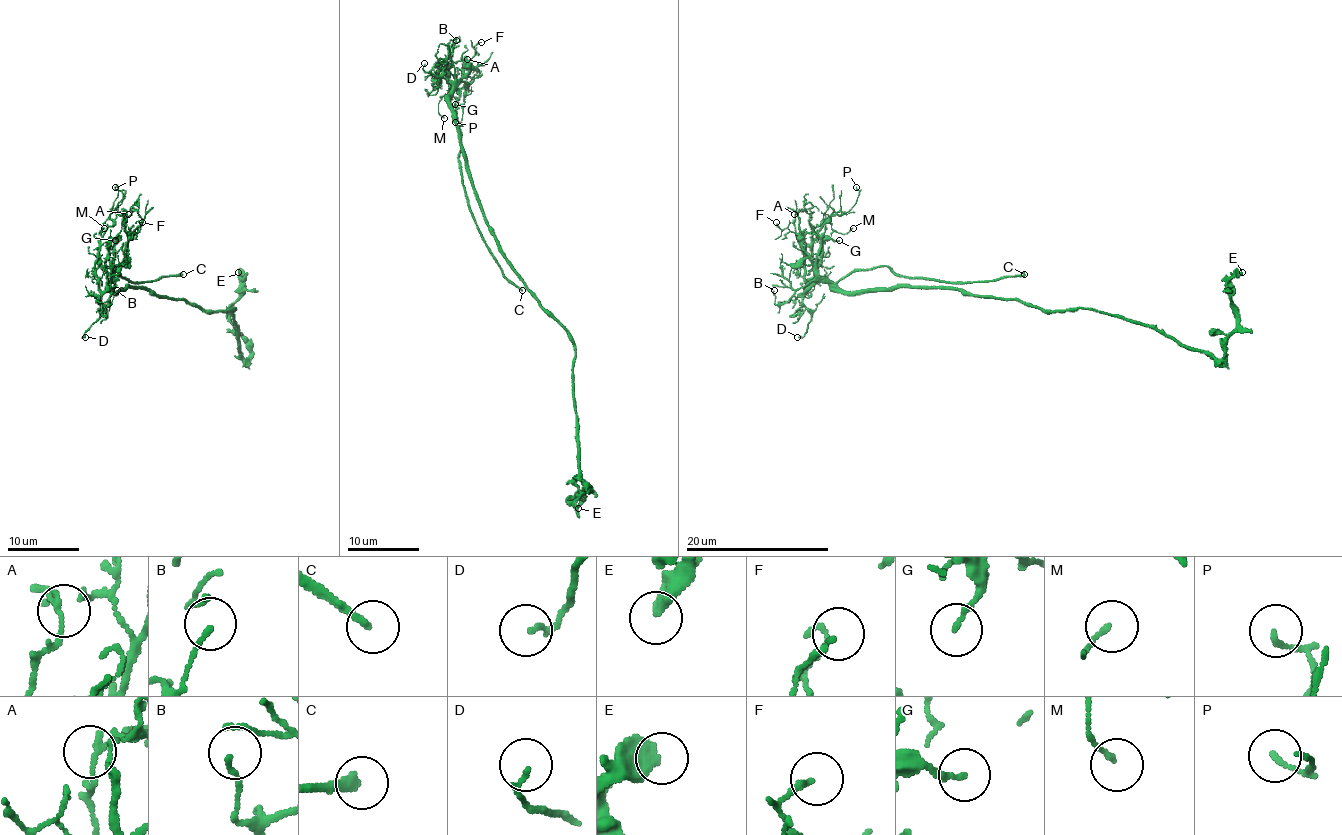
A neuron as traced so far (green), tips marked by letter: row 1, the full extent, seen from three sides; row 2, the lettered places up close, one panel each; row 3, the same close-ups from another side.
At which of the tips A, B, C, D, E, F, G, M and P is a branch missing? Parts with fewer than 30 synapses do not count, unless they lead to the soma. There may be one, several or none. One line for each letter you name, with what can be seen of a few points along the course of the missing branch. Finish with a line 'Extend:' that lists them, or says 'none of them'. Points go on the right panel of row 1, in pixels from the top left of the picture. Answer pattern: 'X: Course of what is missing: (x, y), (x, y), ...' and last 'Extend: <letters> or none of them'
C: Course of what is missing: (1024, 274), (1046, 272), (1065, 292), (1110, 310), (1160, 312), (1185, 328), (1244, 340), (1292, 371), (1296, 385)
Extend: C

